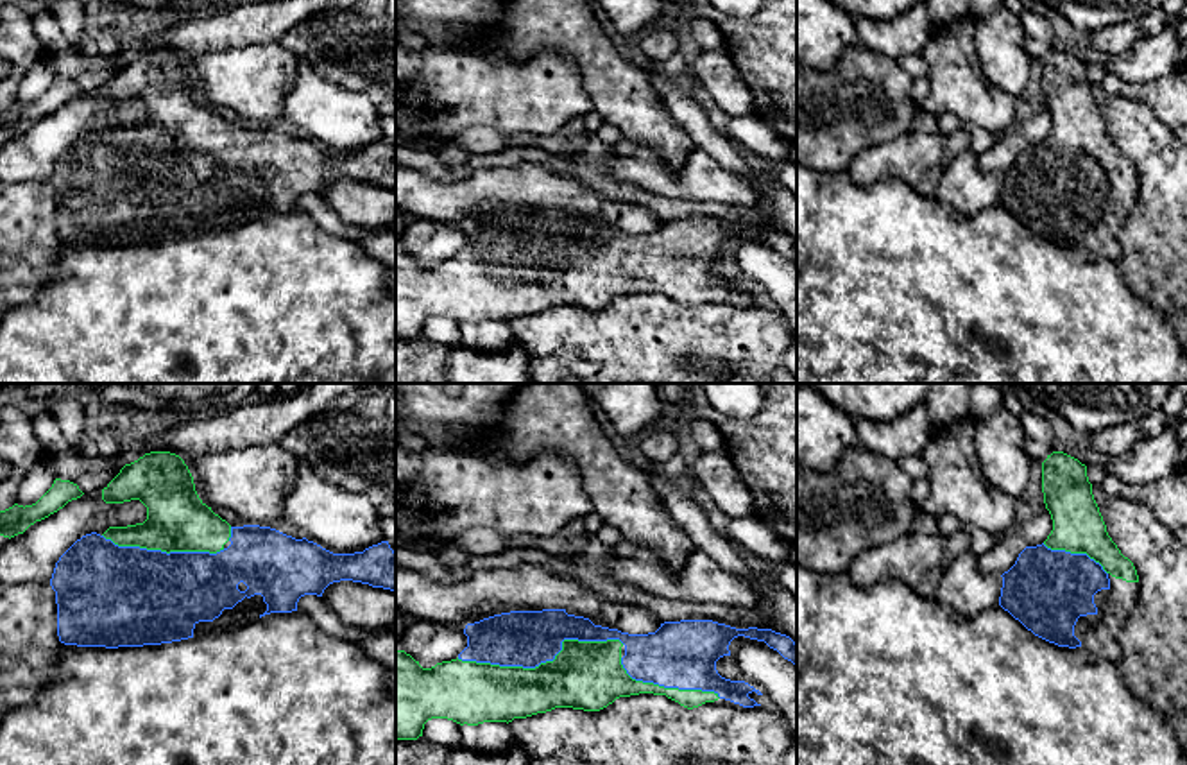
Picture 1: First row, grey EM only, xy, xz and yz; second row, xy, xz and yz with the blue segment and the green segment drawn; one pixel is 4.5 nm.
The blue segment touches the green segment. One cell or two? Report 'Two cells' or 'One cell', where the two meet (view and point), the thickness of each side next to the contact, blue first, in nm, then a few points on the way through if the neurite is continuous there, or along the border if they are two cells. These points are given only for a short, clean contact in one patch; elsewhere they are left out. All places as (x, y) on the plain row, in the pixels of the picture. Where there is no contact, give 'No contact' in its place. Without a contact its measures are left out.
One cell. Touches blue at xz (543, 260). Thickness 260 nm (blue) against 300 nm

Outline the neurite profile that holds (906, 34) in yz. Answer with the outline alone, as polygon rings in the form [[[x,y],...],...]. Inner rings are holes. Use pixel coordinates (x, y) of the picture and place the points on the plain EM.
[[[924,0],[895,20],[854,18],[854,27],[858,39],[868,48],[899,59],[906,54],[920,54],[935,25]]]

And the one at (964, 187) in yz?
[[[969,149],[942,167],[935,197],[965,217],[974,217],[992,204],[999,204],[1003,176],[983,172],[978,154]]]

